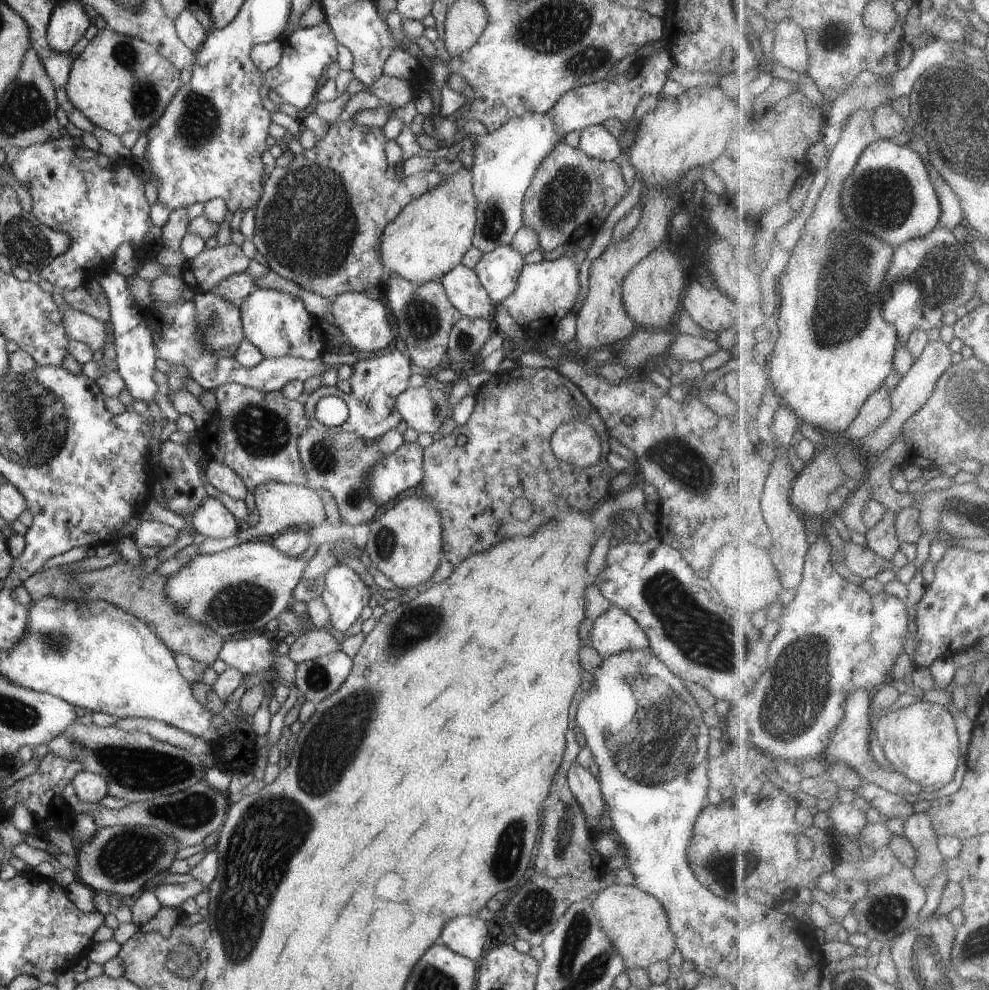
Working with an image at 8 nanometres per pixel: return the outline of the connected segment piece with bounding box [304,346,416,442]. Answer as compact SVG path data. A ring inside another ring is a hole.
M400 346L388 354L376 356L376 358L366 358L363 360L351 361L352 374L348 381L352 385L352 392L344 394L335 386L320 386L308 396L306 404L306 416L310 418L310 427L321 428L320 422L316 420L316 404L320 398L332 395L344 400L348 408L349 416L346 422L341 425L346 432L354 432L356 436L364 438L366 442L374 442L374 438L386 434L390 430L396 429L402 421L400 414L396 411L396 398L407 390L410 386L409 379L416 371L415 365L412 364L410 356Z

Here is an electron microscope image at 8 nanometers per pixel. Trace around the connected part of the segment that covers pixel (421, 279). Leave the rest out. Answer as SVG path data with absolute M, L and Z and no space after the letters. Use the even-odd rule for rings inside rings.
M468 168L458 170L452 176L445 176L440 186L430 192L412 200L395 220L392 220L380 238L380 260L387 274L396 274L412 284L424 284L432 280L441 279L452 268L462 263L465 254L472 248L474 230L477 222L476 206L478 200L472 188L472 172Z

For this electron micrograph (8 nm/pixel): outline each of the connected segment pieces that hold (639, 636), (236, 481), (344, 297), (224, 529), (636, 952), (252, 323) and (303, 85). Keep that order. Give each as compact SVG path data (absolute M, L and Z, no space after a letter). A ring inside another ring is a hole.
M613 605L594 621L589 637L600 657L620 654L624 650L649 648L648 638L636 620Z
M209 461L206 469L208 482L222 494L236 500L245 501L248 490L240 476L222 462Z
M349 291L331 300L327 306L327 312L334 317L334 326L342 331L349 345L357 351L379 352L387 348L394 338L398 338L392 315L386 311L387 304L381 301L360 292Z
M208 497L190 517L192 527L201 534L201 539L223 539L238 534L244 526L224 507L224 504L217 498Z
M612 884L605 890L598 893L598 898L592 901L592 910L596 914L596 918L600 920L600 926L604 932L608 932L608 940L610 944L614 944L616 952L620 956L624 956L624 966L628 968L642 968L647 970L652 966L652 962L660 962L660 960L668 961L670 956L674 954L676 947L676 936L670 930L670 920L666 910L662 908L662 904L652 896L642 892L635 885Z
M255 288L244 298L239 310L244 337L265 358L290 356L313 360L326 350L327 340L319 320L308 314L301 298L278 290Z
M323 21L312 28L298 27L283 42L282 59L274 68L268 68L264 75L264 84L276 92L284 103L290 103L298 110L304 110L312 104L318 84L328 66L338 60L341 53L330 26Z

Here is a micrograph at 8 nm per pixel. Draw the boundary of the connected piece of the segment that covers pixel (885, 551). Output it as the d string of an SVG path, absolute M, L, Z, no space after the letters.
M899 510L888 512L882 518L882 524L878 524L876 528L870 529L867 535L869 547L880 553L880 556L884 556L886 560L890 560L890 562L893 562L892 560L902 544L896 526L898 513Z

